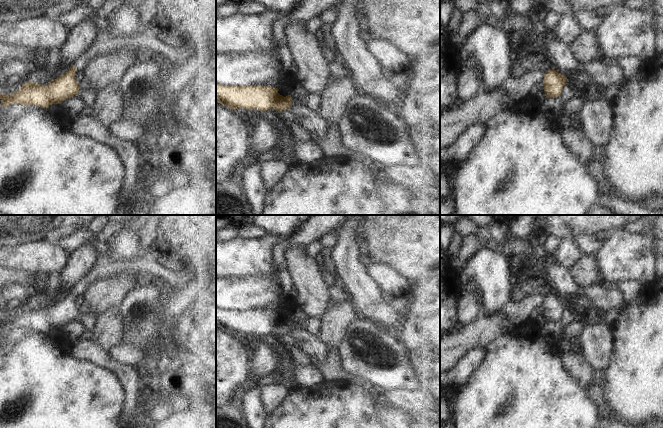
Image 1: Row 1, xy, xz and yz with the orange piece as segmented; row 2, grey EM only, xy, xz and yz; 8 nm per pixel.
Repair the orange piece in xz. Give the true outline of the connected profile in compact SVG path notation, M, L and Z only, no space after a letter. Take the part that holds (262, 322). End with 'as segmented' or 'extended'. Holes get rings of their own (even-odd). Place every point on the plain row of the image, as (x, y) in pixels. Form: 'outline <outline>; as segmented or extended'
outline M216 308L216 326L232 334L244 332L264 336L272 332L279 337L290 334L292 330L291 319L284 321L278 315L278 312L261 309L223 310Z; as segmented

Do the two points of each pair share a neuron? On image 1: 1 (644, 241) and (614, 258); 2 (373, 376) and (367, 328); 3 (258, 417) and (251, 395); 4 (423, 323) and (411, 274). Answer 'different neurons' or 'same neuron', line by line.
1: same neuron
2: same neuron
3: same neuron
4: different neurons

